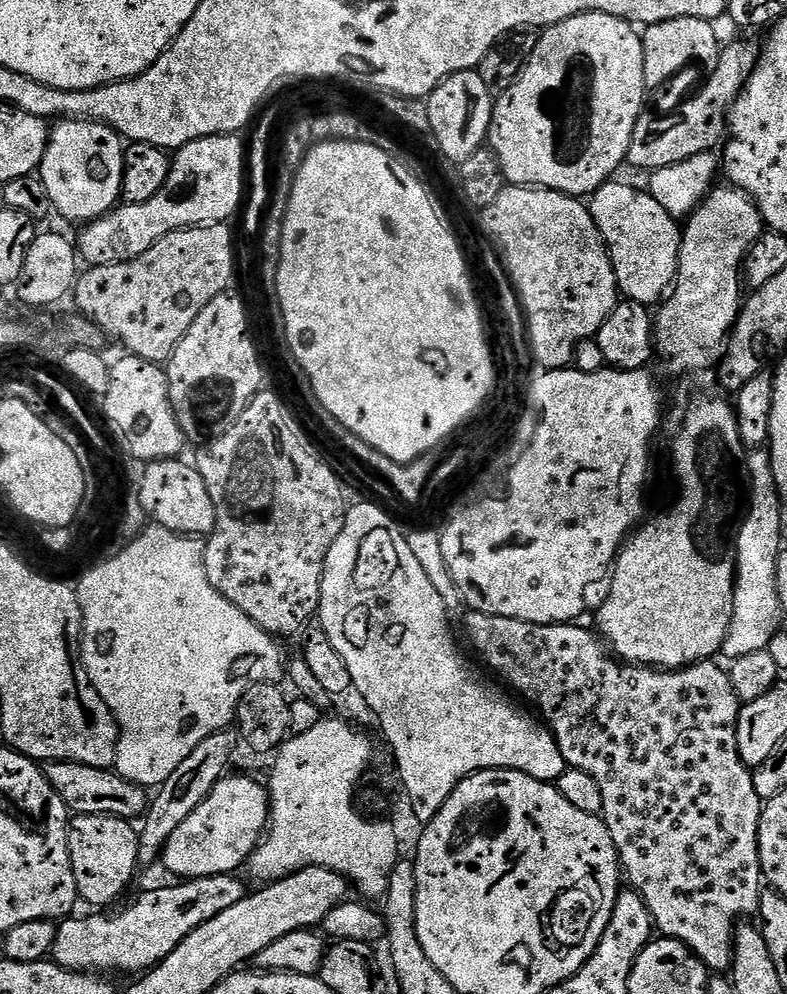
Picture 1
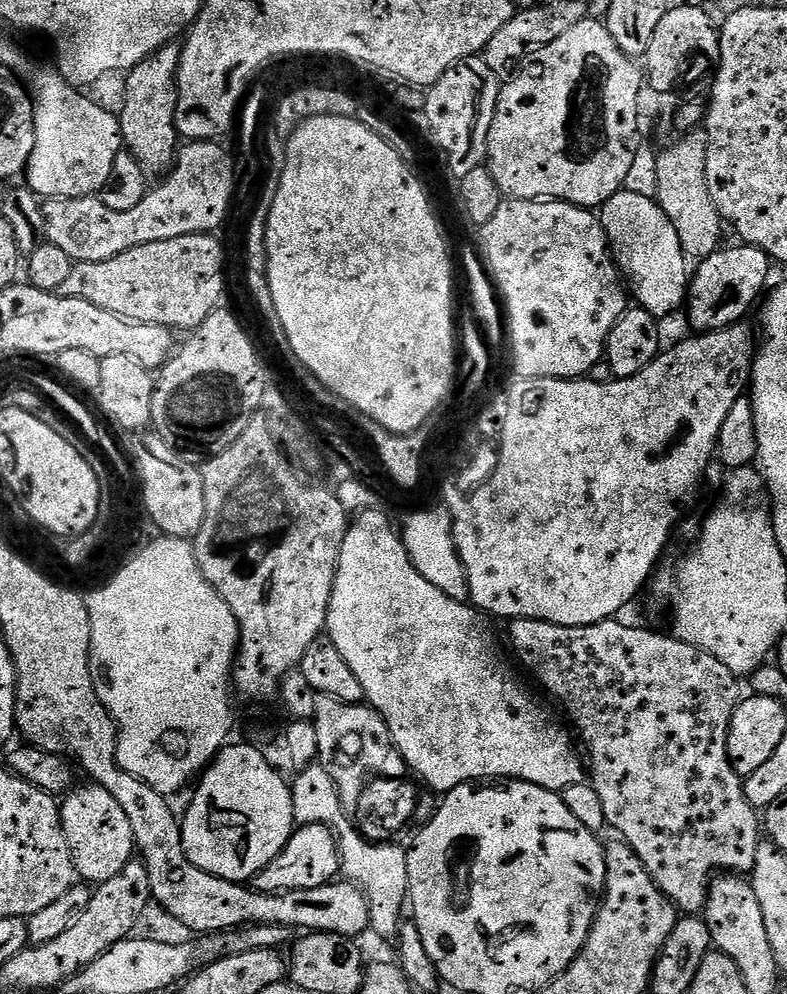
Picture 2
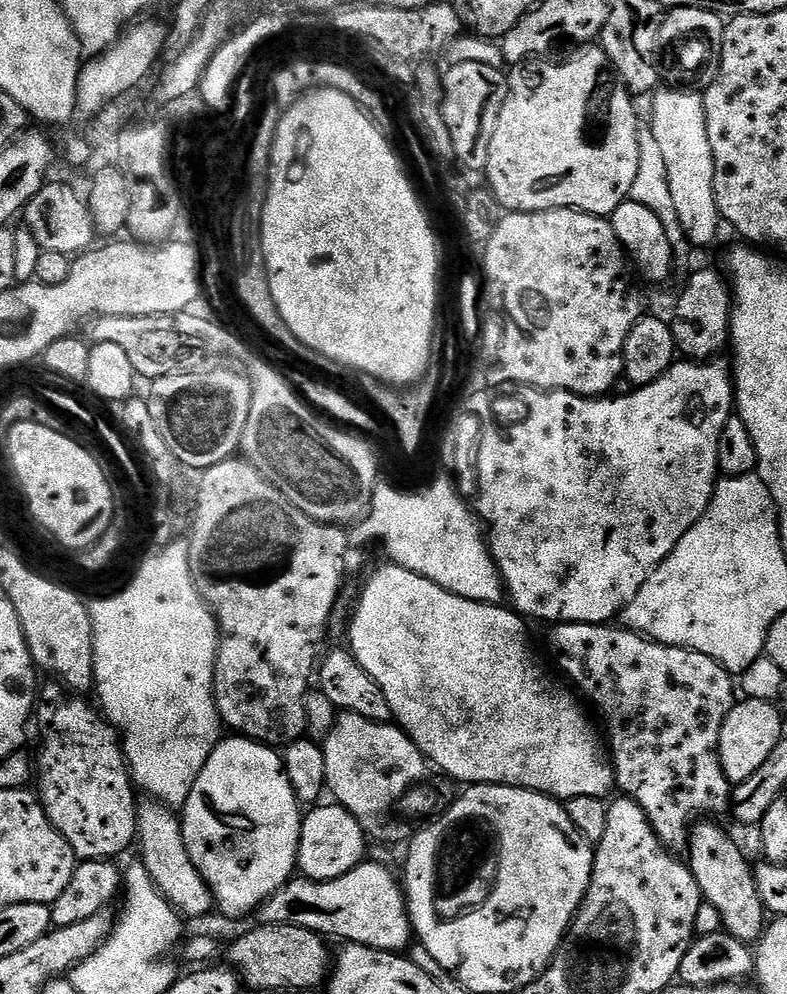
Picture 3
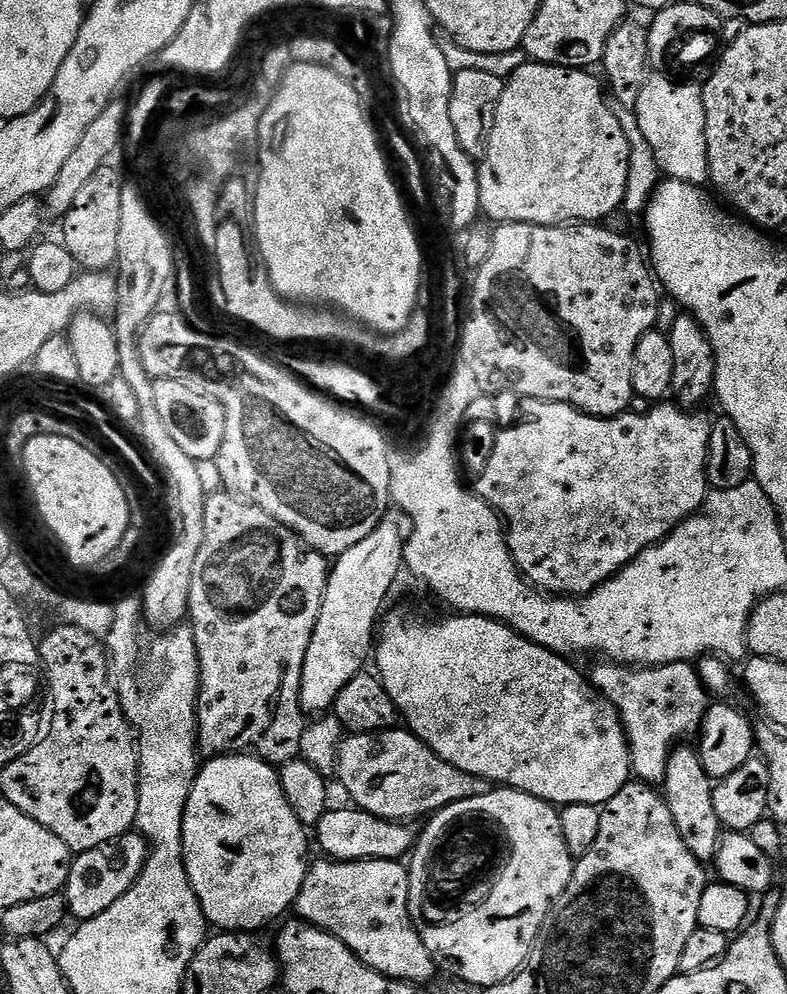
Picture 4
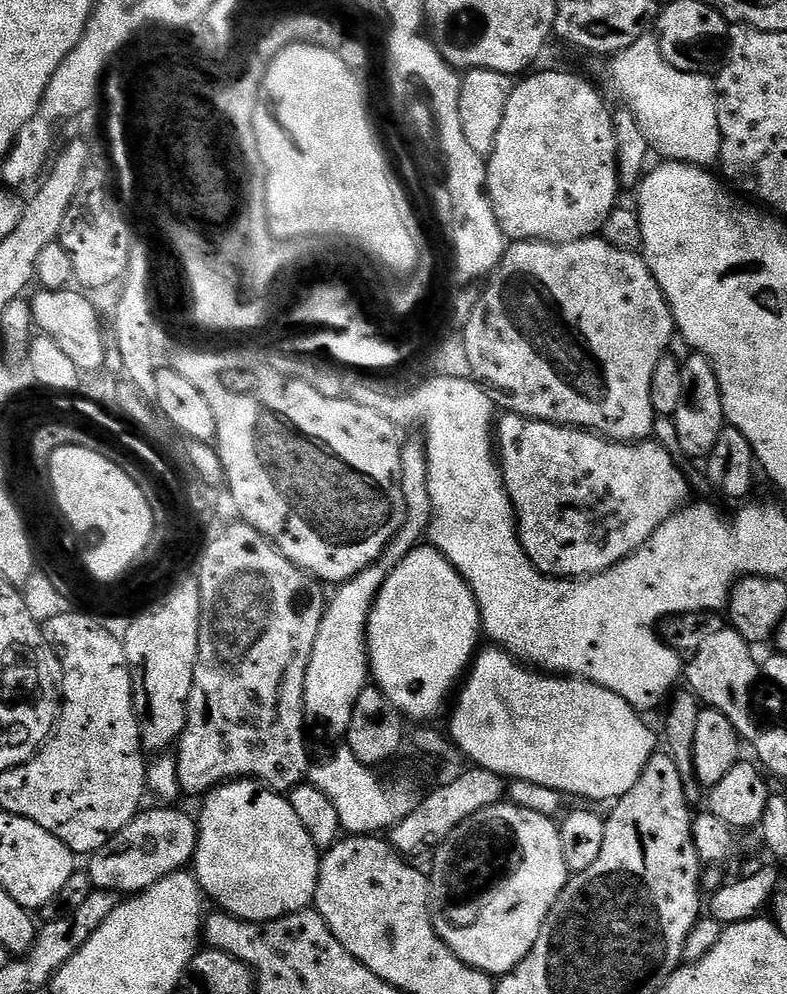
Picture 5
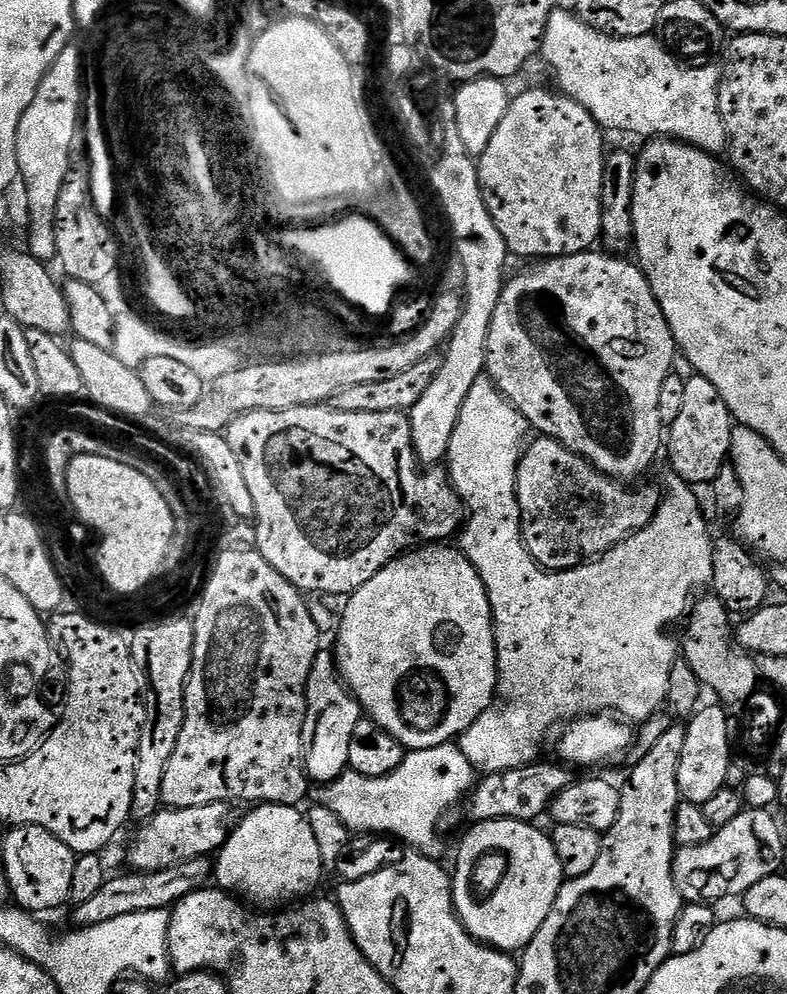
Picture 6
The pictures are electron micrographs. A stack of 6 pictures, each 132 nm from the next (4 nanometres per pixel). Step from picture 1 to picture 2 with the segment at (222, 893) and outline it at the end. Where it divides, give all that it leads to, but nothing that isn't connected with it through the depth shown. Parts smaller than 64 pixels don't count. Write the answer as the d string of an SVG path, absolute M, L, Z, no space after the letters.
M302 824L293 831L278 858L257 874L254 887L257 892L314 890L323 884L333 883L340 875L340 845L336 833L325 824Z

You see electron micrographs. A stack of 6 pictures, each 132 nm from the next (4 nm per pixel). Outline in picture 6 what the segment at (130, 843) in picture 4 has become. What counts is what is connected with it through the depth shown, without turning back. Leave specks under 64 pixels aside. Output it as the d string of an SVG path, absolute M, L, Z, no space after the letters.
M214 802L189 808L165 807L156 812L139 825L140 829L128 848L127 867L137 872L153 872L219 853L220 847L228 840L230 831L228 808L229 805L225 802Z

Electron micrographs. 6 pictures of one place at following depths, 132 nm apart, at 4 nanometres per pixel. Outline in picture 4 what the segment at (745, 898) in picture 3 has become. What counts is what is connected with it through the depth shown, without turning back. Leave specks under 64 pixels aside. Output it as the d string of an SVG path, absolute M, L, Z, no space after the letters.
M688 742L681 743L673 752L664 775L662 795L670 806L670 812L674 814L674 824L678 826L682 840L694 858L701 862L712 862L716 859L716 849L722 835L720 819L714 811L714 781L702 766L699 751L690 745Z

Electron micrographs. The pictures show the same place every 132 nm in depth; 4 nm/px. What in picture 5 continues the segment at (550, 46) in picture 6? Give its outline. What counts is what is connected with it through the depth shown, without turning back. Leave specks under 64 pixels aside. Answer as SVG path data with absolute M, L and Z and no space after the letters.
M652 34L640 36L626 50L615 53L607 64L613 94L638 118L653 153L661 152L668 162L697 166L712 166L719 161L718 106L711 75L683 72L670 66L662 58L662 50Z

